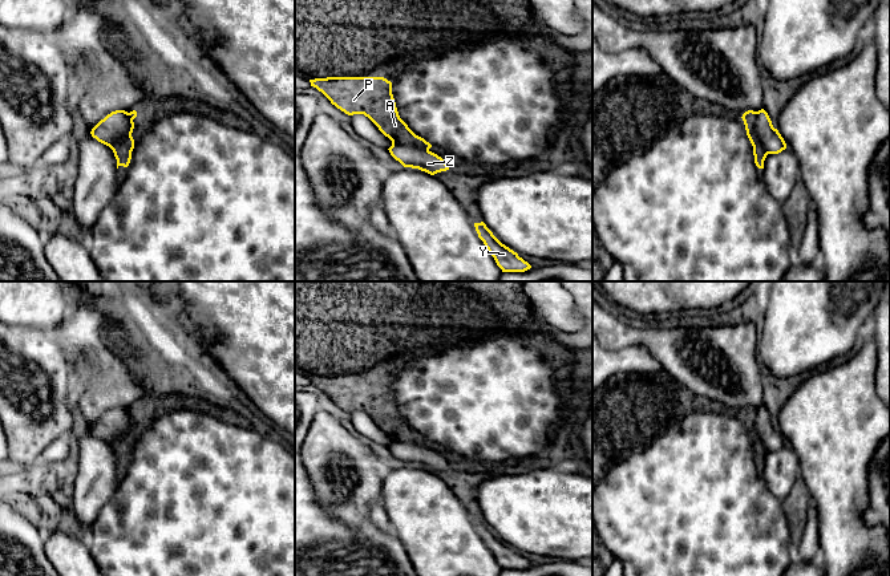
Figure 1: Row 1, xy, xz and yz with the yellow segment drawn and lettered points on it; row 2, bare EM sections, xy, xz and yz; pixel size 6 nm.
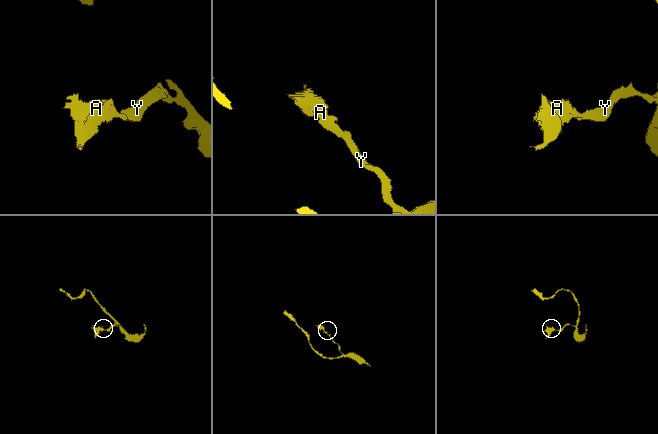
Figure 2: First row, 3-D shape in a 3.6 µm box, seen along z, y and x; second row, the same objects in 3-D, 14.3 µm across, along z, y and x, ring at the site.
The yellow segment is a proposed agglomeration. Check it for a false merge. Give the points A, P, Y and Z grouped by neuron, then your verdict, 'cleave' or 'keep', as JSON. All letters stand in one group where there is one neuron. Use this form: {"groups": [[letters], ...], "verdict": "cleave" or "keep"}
{"groups": [["A", "P"], ["Y", "Z"]], "verdict": "cleave"}

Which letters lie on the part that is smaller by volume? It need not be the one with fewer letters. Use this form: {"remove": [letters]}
{"remove": ["A", "P"]}

